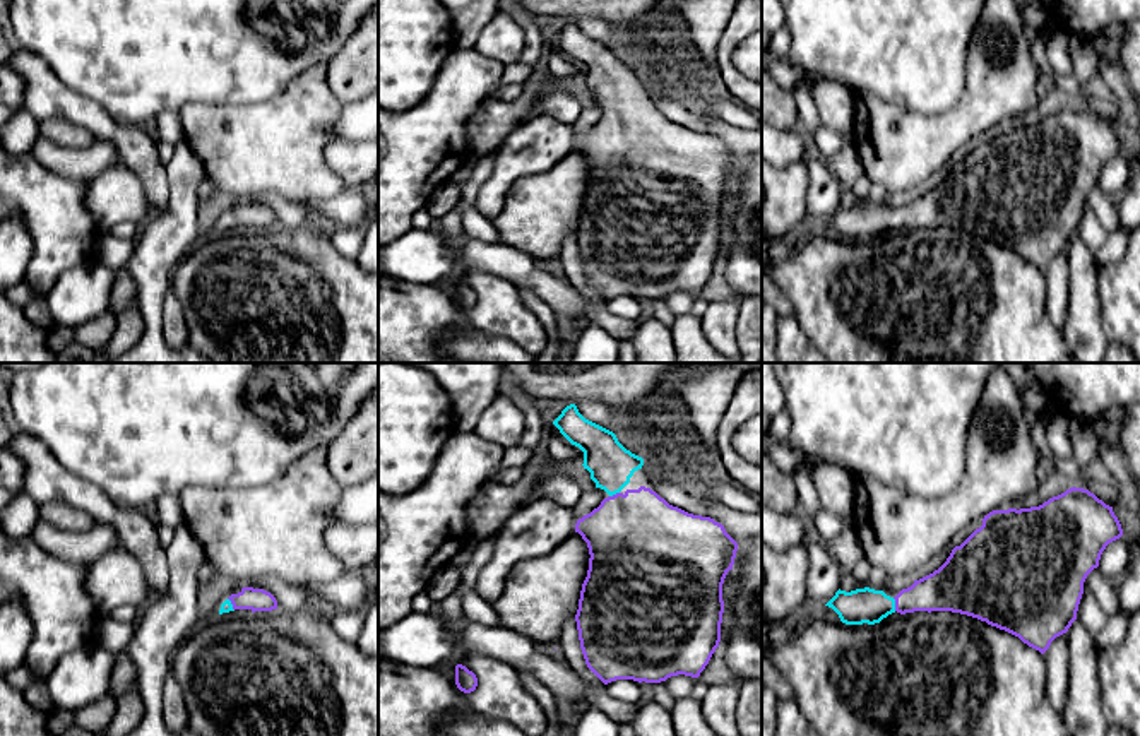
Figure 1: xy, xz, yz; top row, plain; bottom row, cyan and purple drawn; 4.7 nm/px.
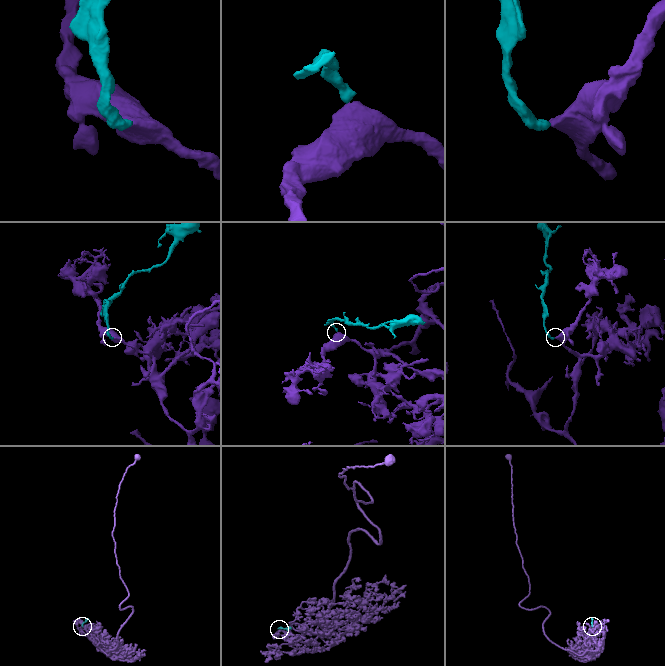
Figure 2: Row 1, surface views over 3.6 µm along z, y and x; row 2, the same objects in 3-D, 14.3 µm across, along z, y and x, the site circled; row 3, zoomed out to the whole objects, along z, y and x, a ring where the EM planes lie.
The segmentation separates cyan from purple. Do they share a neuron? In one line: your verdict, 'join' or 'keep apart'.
join

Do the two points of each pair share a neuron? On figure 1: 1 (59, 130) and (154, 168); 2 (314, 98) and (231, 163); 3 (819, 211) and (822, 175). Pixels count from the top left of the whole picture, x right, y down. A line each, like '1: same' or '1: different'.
1: different
2: same
3: same

